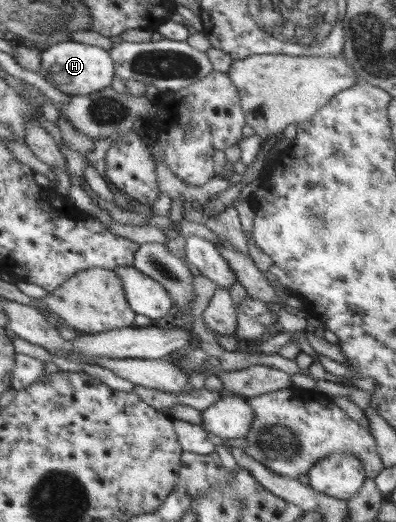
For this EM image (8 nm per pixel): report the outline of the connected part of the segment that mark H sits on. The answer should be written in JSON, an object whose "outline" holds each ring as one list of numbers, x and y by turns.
{"outline":[[61,41,41,51,41,76,59,92,69,95,88,95,109,87,115,75,114,60,108,51,77,41]]}

